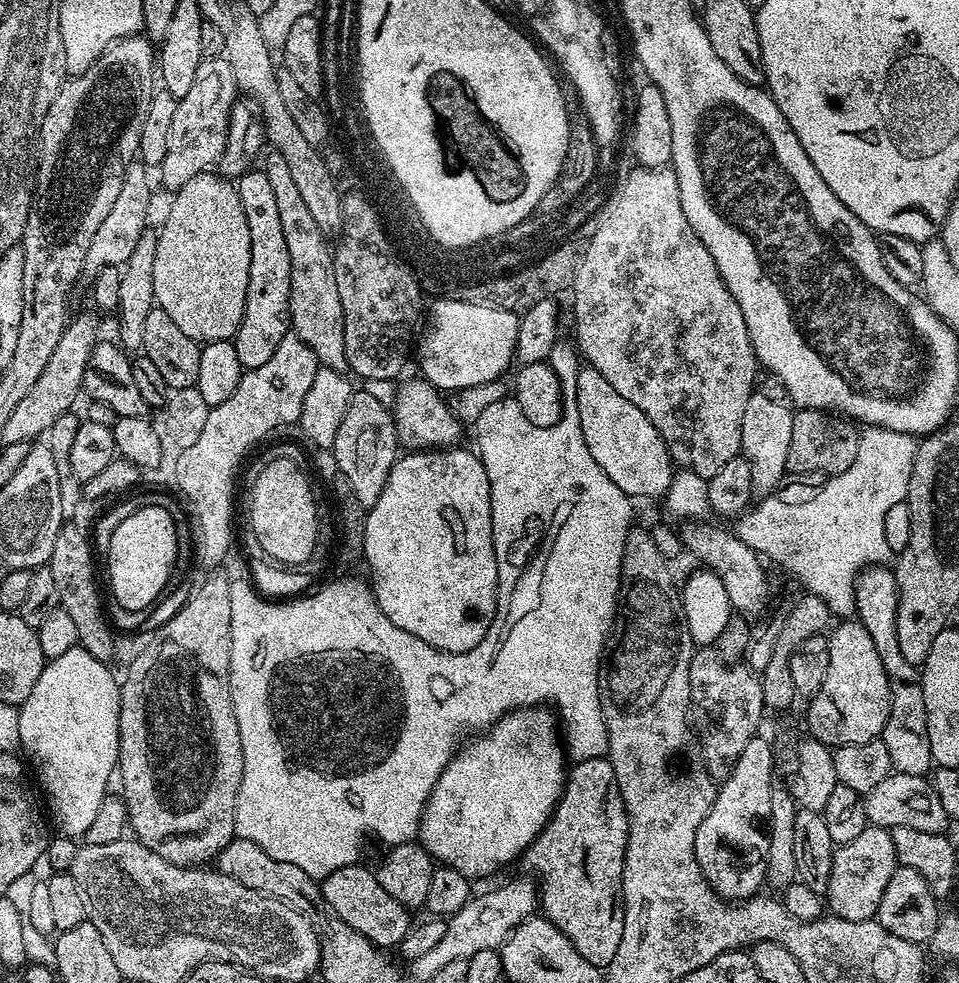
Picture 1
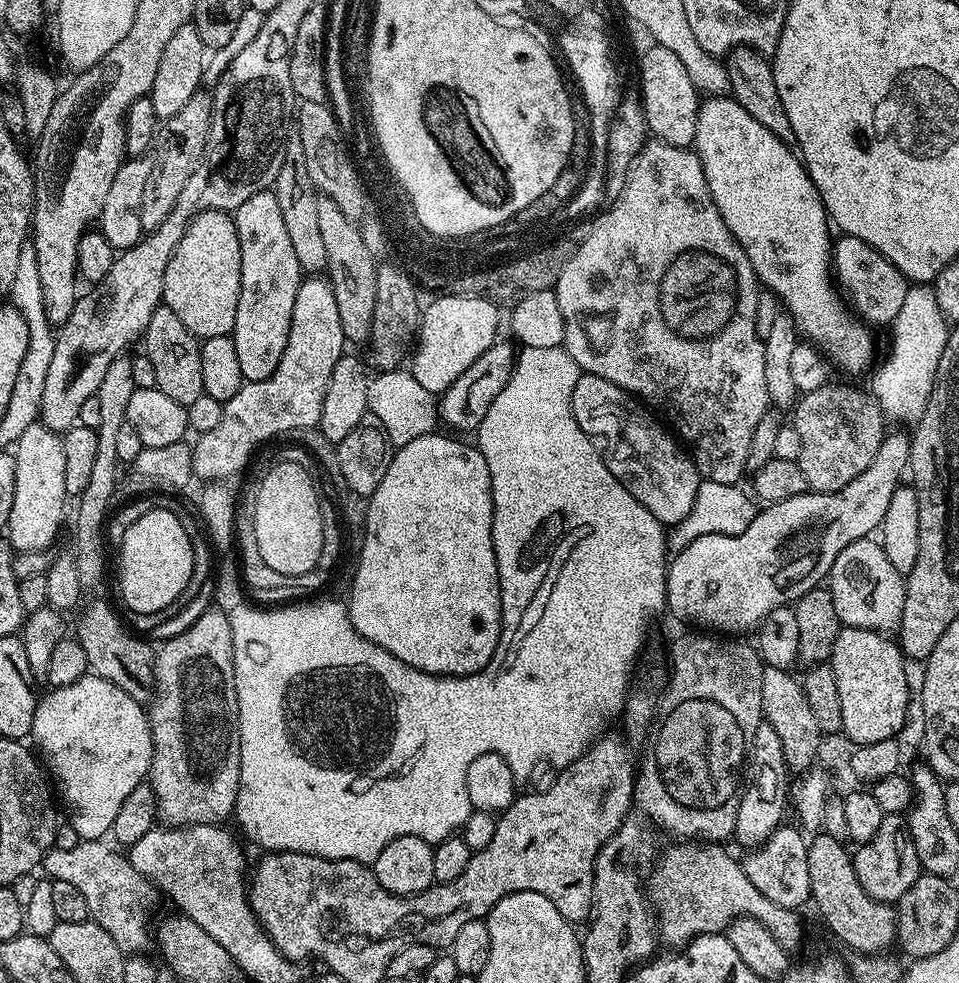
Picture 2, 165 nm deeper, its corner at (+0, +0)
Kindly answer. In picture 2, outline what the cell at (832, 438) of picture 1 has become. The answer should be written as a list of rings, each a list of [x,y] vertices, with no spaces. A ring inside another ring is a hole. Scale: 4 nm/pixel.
[[[830,382],[818,390],[803,393],[795,401],[795,412],[792,424],[800,443],[798,463],[813,492],[837,492],[854,482],[874,462],[874,454],[878,454],[886,435],[886,417],[876,397],[871,391],[863,392],[852,384]]]

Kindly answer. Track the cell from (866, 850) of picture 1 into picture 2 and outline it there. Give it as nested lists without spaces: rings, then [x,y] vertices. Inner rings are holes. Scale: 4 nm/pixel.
[[[885,815],[882,826],[878,826],[878,834],[852,852],[852,865],[854,874],[858,874],[858,882],[862,882],[862,890],[866,890],[872,900],[895,905],[922,875],[918,850],[914,850],[914,838],[910,838],[907,815]]]

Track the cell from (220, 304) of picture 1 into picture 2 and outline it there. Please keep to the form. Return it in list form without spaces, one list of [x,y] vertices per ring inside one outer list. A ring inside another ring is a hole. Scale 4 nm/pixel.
[[[211,208],[188,223],[182,242],[173,250],[170,262],[166,262],[162,304],[174,310],[182,326],[201,341],[227,336],[238,314],[241,282],[242,250],[238,246],[235,219],[227,212]]]

